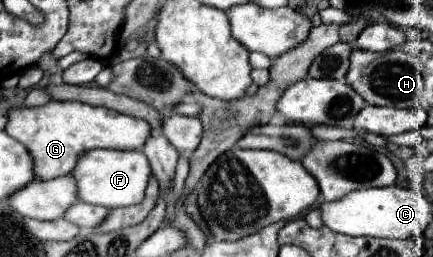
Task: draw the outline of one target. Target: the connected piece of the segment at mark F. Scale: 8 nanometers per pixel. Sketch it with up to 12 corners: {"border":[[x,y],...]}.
{"border":[[94,149],[72,175],[80,201],[144,201],[152,169],[142,151]]}

